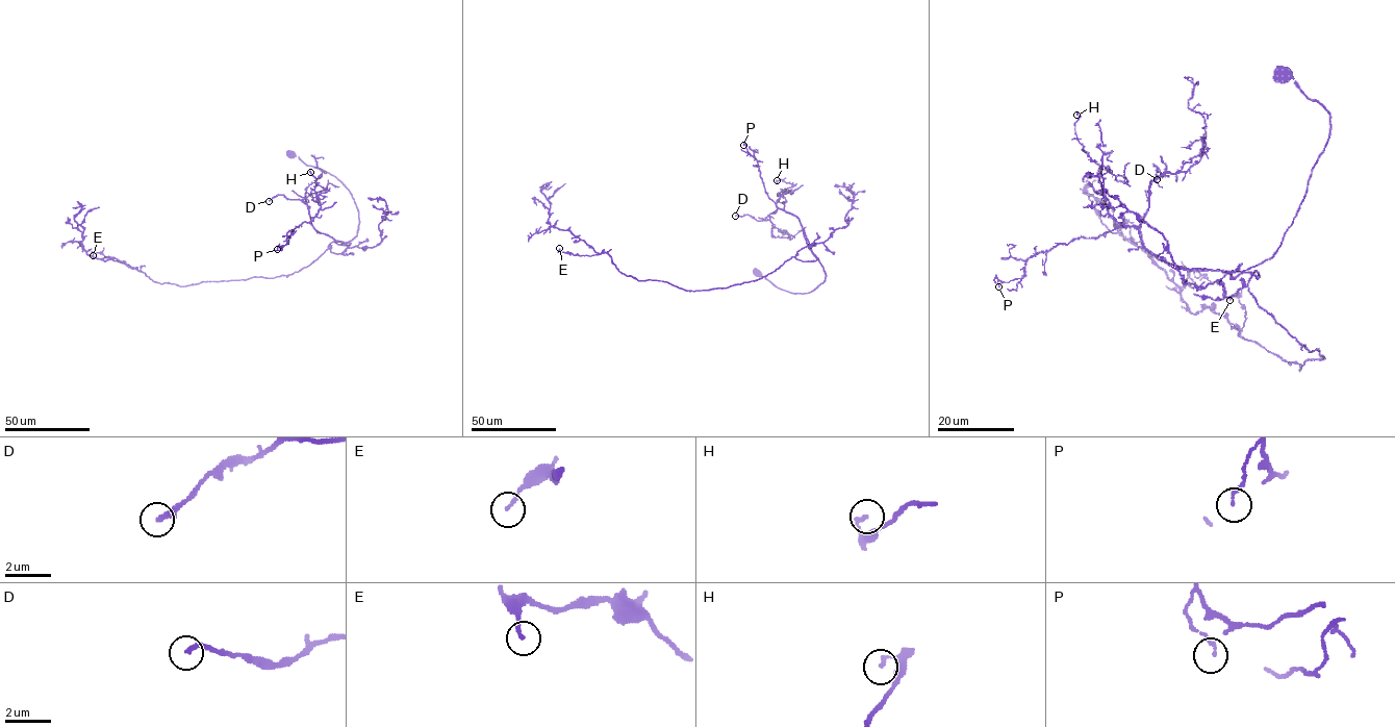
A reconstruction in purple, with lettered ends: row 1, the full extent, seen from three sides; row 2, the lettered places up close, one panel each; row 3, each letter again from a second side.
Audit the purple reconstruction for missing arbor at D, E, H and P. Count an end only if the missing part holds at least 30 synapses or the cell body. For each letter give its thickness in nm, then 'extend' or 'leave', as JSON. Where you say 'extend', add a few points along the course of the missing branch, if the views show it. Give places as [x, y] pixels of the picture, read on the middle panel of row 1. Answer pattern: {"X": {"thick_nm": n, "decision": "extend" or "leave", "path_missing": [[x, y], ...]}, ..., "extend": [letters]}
{"D": {"thick_nm": 200, "decision": "leave"}, "E": {"thick_nm": 140, "decision": "leave"}, "H": {"thick_nm": 130, "decision": "leave"}, "P": {"thick_nm": 110, "decision": "leave"}, "extend": []}

